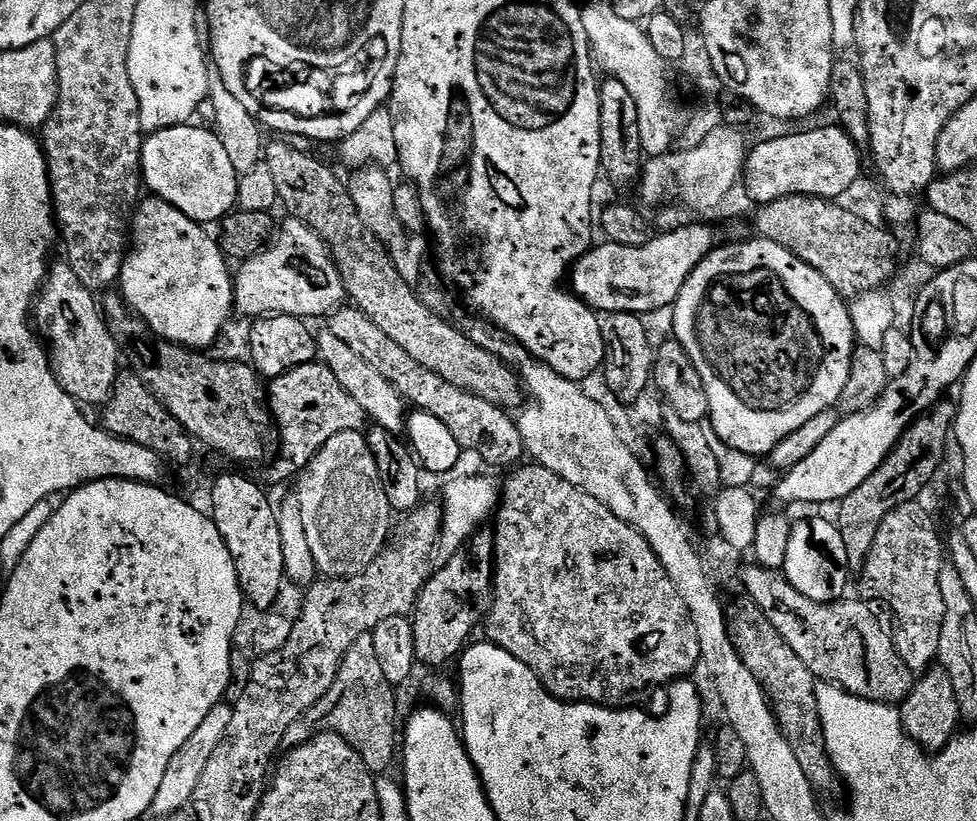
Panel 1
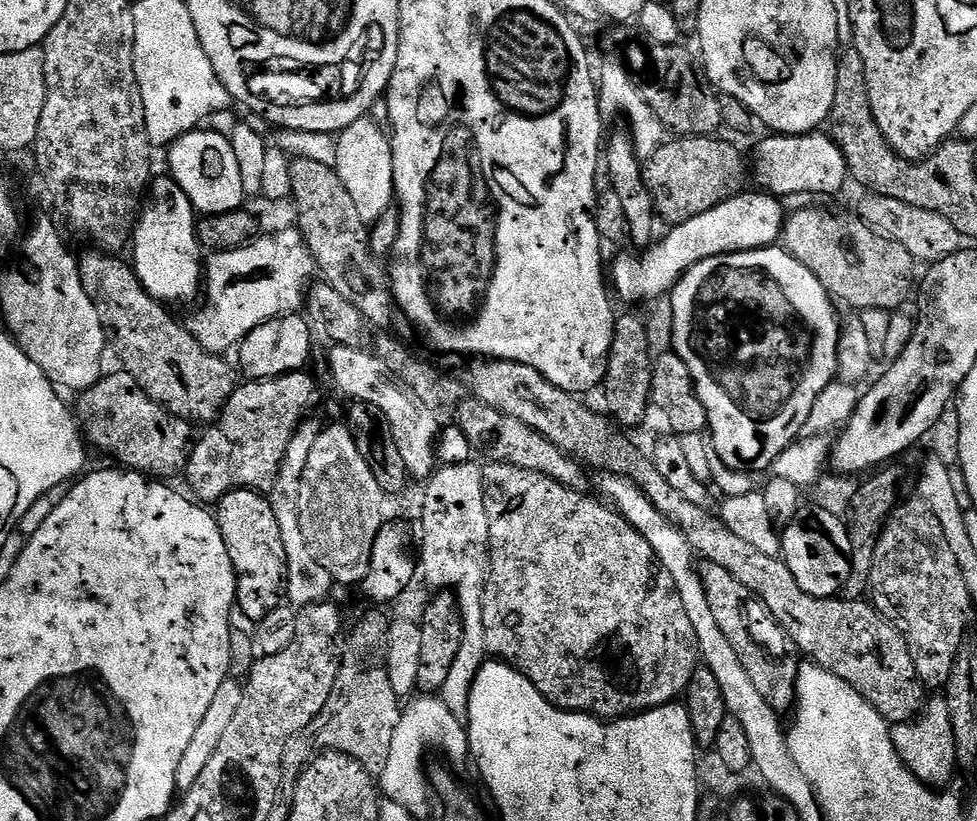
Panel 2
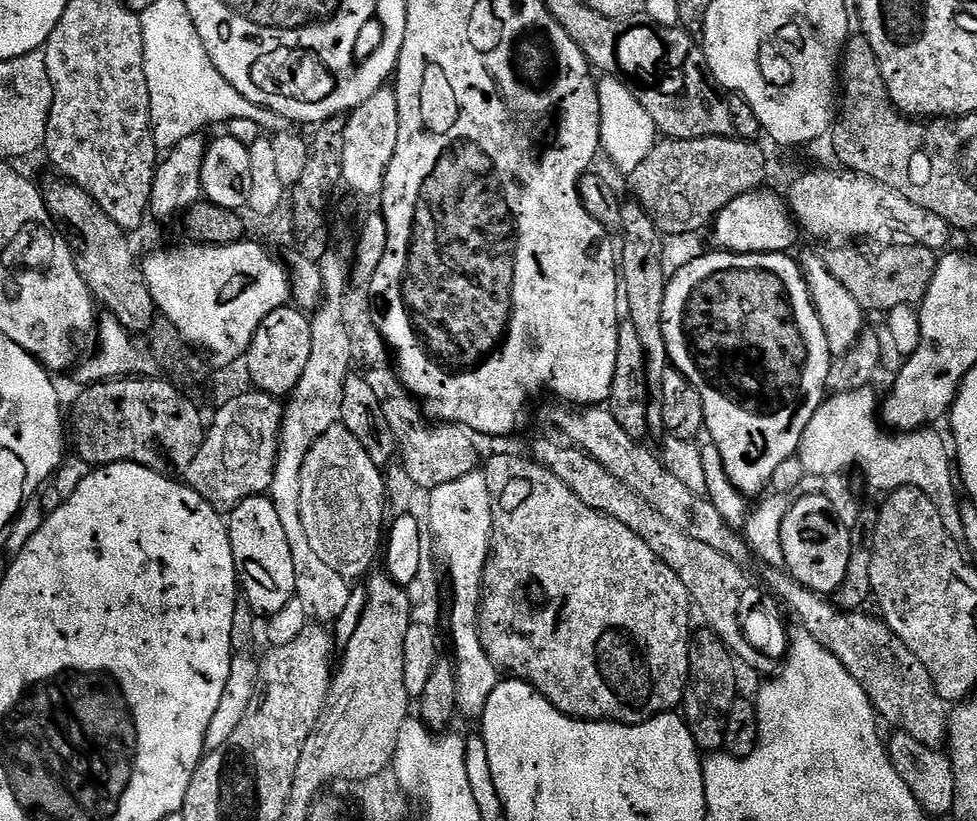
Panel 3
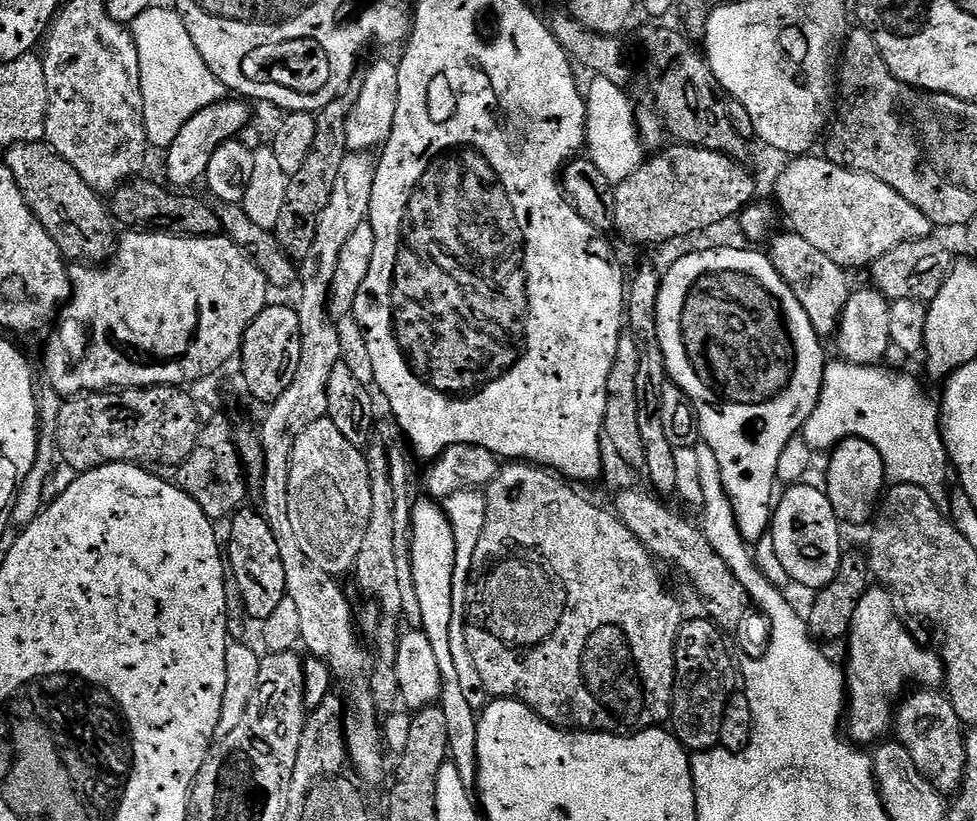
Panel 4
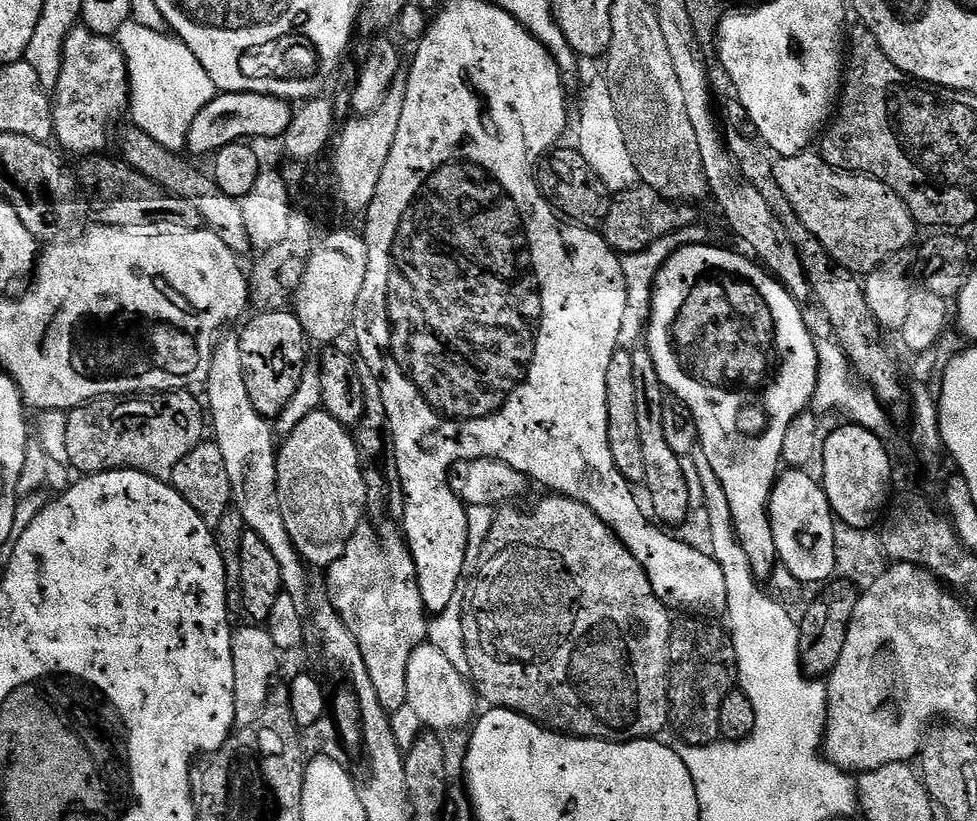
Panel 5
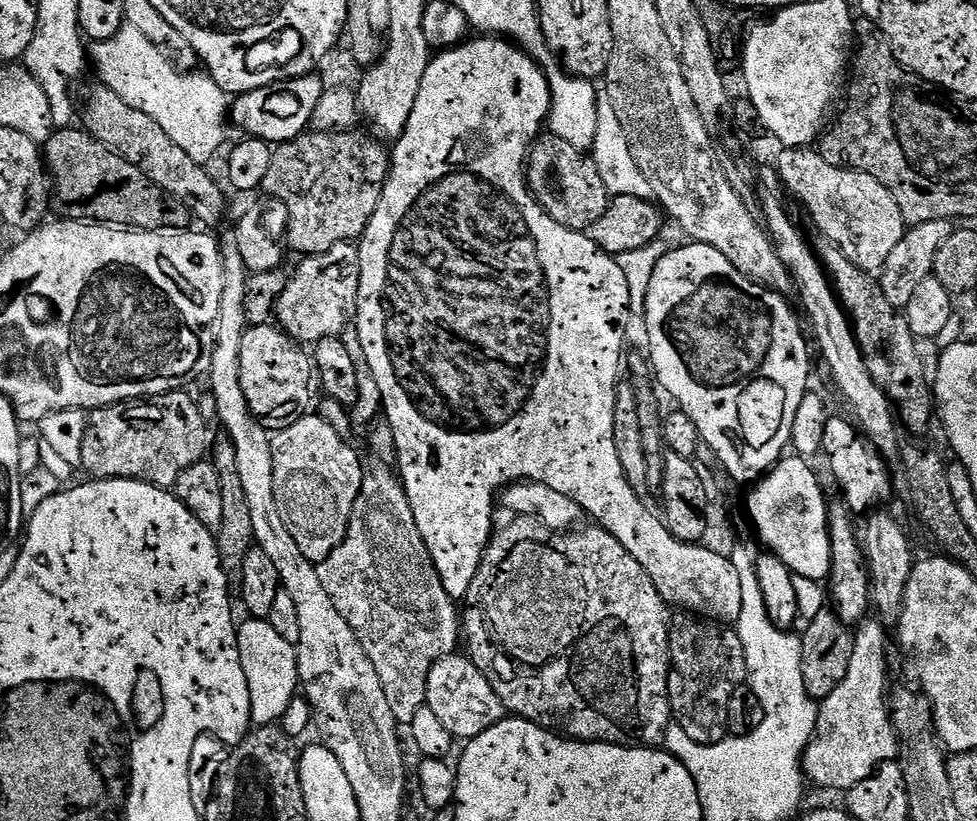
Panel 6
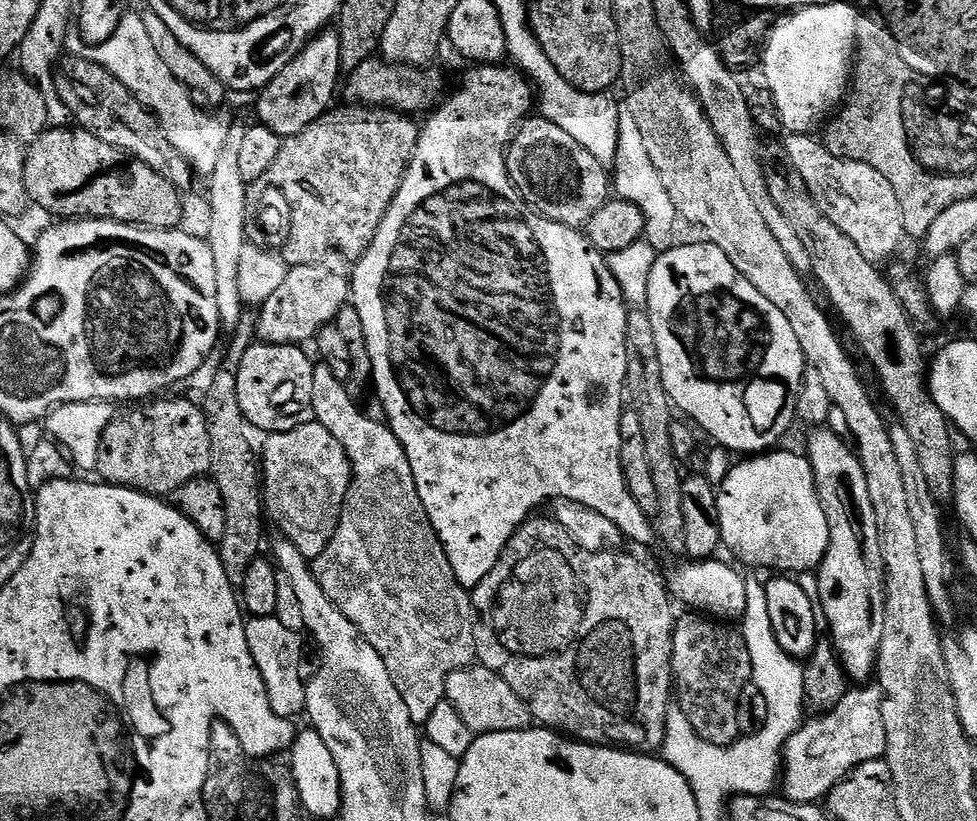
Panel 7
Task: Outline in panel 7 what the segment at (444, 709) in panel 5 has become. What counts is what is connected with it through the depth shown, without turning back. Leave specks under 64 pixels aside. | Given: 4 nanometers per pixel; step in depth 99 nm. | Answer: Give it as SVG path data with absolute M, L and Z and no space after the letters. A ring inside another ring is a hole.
M469 666L451 672L447 682L444 683L444 695L447 703L466 722L466 726L473 734L486 732L509 732L510 730L522 731L524 728L533 727L532 711L526 706L514 690L489 668L483 666Z

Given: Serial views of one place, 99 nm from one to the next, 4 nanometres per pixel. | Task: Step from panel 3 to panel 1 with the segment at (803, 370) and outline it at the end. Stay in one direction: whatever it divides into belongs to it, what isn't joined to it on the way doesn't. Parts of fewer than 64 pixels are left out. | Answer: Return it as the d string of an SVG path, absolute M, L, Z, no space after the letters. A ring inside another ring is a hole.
M763 238L744 240L741 244L728 244L725 248L716 246L707 257L688 276L688 281L682 286L674 305L673 330L675 339L686 350L688 357L694 362L698 374L702 374L702 382L708 395L708 415L718 437L726 446L740 451L753 458L767 457L783 439L794 434L800 426L816 418L818 414L835 409L840 403L842 390L846 388L849 378L852 356L856 349L856 339L853 322L847 301L831 286L818 270L814 270L806 262L802 262L790 250L778 246Z

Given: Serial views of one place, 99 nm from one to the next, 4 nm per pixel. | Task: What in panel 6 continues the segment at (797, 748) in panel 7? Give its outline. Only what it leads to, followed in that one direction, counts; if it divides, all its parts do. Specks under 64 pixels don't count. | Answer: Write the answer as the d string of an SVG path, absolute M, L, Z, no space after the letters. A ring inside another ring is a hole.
M868 618L855 629L852 638L850 668L846 678L825 700L819 701L816 713L816 729L808 749L804 751L802 767L804 775L820 788L837 788L841 794L858 786L864 779L870 778L884 761L895 761L898 756L898 737L892 726L890 700L884 697L884 687L888 684L888 652L884 649L884 628L878 621Z

